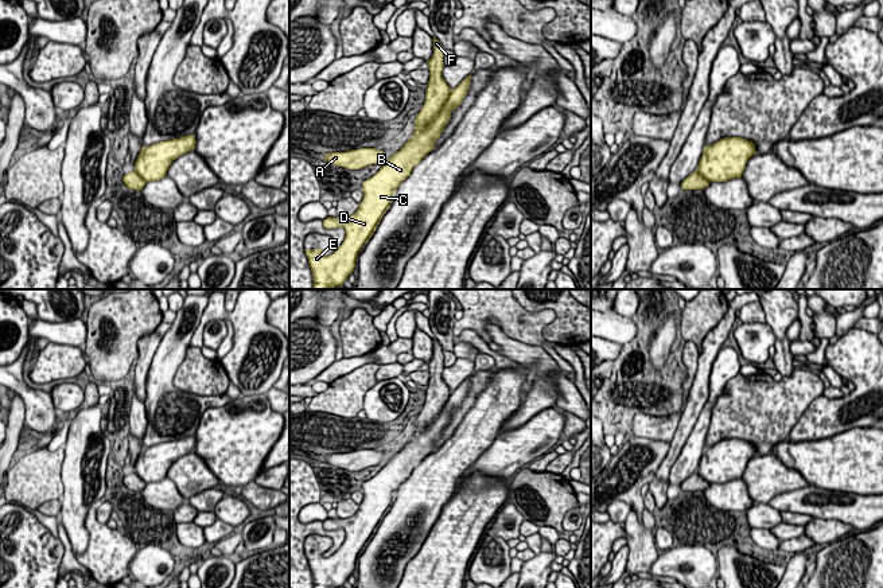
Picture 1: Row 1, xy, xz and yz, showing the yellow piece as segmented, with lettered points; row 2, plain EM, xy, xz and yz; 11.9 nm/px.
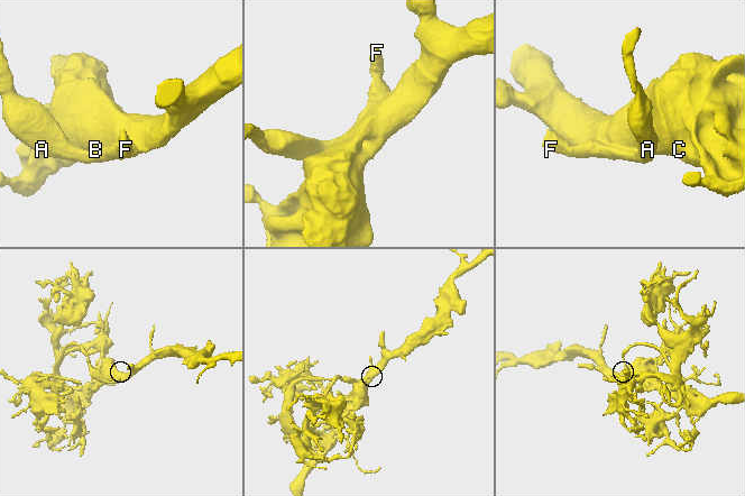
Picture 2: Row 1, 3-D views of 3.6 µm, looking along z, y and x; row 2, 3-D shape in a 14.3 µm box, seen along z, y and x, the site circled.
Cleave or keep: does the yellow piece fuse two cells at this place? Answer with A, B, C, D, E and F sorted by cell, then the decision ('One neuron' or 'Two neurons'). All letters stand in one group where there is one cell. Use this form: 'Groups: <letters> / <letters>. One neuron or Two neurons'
Groups: A F / B C D E. Two neurons

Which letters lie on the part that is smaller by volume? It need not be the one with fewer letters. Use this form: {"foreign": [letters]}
{"foreign": ["A", "F"]}

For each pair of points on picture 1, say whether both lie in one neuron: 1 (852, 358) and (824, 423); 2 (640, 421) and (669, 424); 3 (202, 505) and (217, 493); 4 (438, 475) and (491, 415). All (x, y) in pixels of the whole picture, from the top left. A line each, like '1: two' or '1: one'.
1: one
2: one
3: one
4: one

